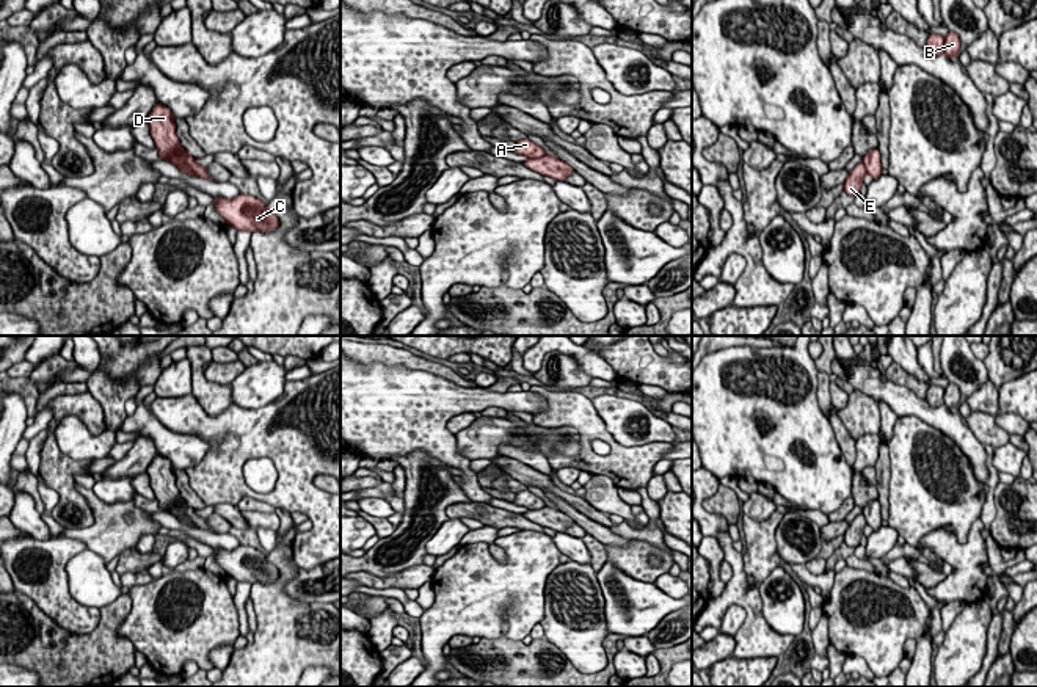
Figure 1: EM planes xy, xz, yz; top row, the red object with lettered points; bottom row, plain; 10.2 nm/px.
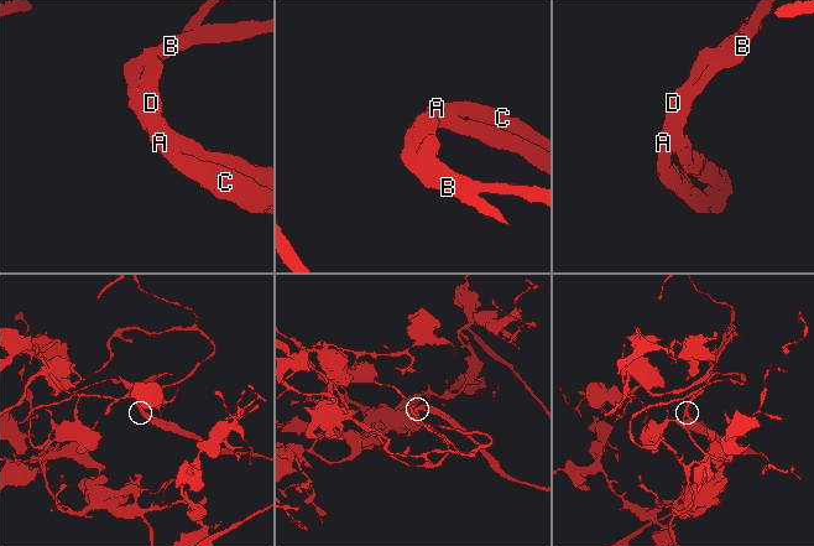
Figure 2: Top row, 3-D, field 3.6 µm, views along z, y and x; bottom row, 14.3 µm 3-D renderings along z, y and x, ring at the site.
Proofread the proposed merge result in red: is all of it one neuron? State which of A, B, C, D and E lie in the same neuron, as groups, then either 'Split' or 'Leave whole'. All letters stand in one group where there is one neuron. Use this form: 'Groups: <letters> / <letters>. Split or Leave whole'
Groups: A B C D E. Leave whole

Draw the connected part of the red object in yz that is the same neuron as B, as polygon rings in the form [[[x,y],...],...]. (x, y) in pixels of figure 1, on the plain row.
[[[949,383],[946,389],[943,389],[941,386],[930,384],[924,400],[932,408],[944,405],[948,409],[957,411],[960,405],[960,395],[960,389],[954,383]]]

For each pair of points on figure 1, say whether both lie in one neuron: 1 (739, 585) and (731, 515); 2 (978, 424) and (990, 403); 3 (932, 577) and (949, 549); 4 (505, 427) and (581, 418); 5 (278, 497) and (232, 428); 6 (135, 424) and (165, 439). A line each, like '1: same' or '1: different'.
1: different
2: different
3: different
4: different
5: same
6: same

